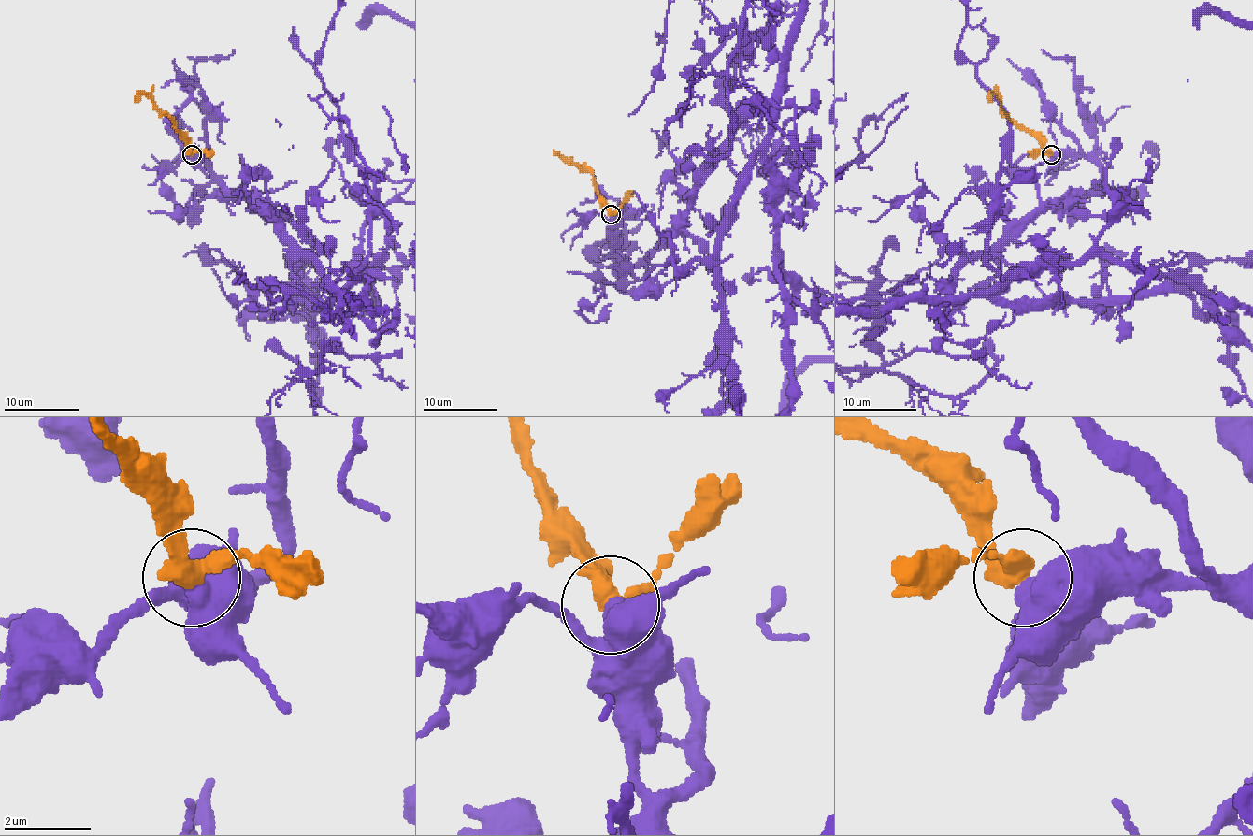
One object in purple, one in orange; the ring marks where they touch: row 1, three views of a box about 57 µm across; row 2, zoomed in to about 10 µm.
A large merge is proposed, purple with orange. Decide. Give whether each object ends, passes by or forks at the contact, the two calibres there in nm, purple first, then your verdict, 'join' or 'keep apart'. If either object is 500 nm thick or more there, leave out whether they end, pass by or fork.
500 nm thick on the purple side, 420 nm on the other; keep apart

